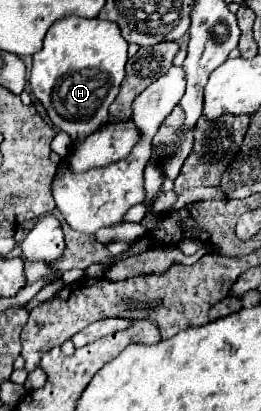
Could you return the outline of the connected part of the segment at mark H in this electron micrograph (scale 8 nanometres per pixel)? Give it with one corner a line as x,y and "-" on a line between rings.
62,18
56,24
50,26
44,48
34,54
32,70
30,70
30,86
32,94
40,104
46,108
52,124
58,130
64,130
72,136
72,140
82,140
88,136
88,132
94,132
96,128
102,128
108,122
108,108
114,102
120,84
124,80
124,68
128,62
128,42
122,38
120,28
112,22
98,20
98,18

